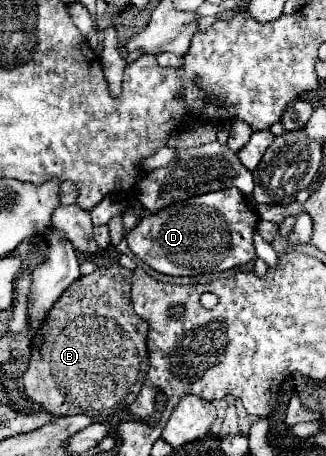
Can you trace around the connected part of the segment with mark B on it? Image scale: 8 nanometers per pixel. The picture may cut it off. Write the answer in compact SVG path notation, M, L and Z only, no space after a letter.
M120 265L100 267L76 279L32 341L24 389L30 399L54 415L84 413L98 423L130 407L148 371L146 335L150 325L132 311L132 271Z

